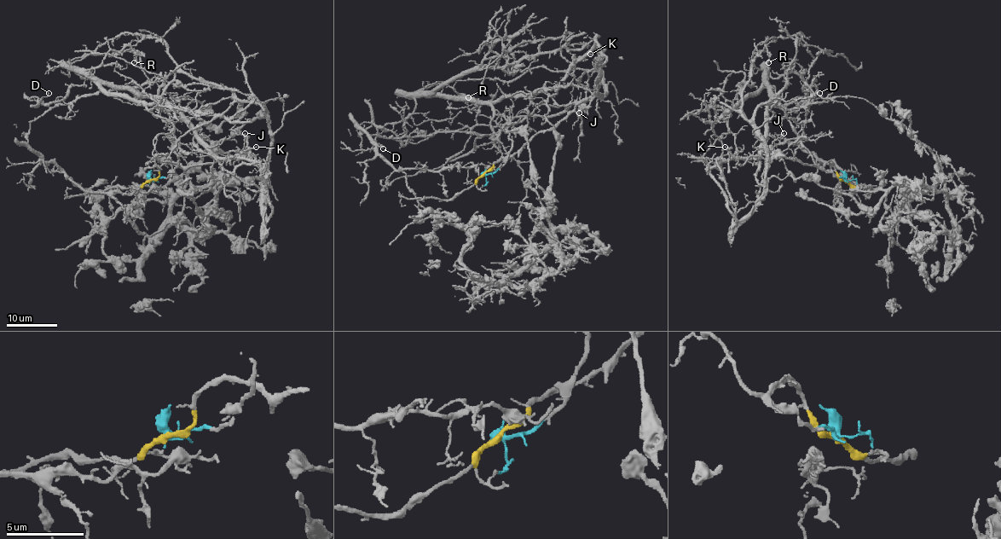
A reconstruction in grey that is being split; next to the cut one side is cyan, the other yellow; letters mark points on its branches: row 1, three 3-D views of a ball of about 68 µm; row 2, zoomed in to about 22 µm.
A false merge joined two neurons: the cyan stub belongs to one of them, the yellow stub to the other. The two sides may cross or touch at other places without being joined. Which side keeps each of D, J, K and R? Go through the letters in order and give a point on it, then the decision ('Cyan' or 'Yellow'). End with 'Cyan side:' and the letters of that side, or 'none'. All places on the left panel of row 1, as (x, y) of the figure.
D: Place: (49, 93). Cyan
J: Place: (245, 133). Yellow
K: Place: (256, 147). Cyan
R: Place: (134, 62). Cyan
Cyan side: D, K, R

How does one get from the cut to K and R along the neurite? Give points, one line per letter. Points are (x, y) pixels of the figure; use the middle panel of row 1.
K: (484, 174), (502, 166), (512, 141), (504, 128), (507, 120), (492, 103), (546, 91), (581, 56), (591, 54)
R: (484, 174), (506, 161), (512, 141), (504, 128), (507, 120), (483, 101), (421, 93), (442, 81), (468, 96)

